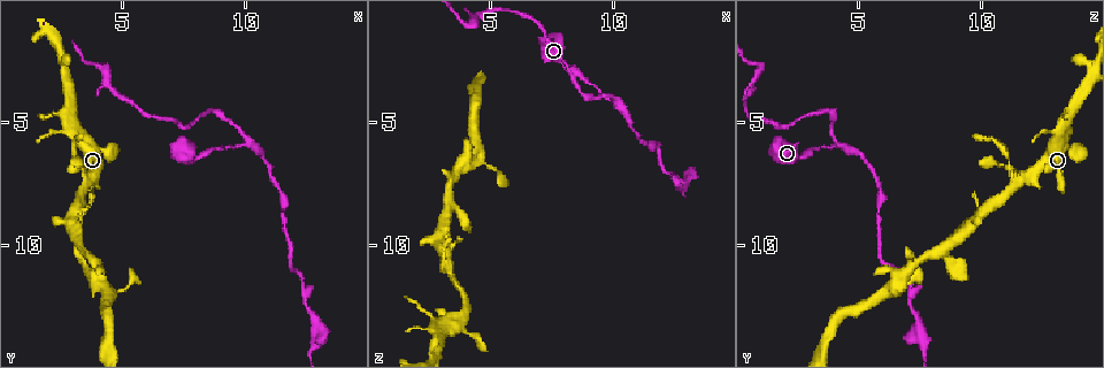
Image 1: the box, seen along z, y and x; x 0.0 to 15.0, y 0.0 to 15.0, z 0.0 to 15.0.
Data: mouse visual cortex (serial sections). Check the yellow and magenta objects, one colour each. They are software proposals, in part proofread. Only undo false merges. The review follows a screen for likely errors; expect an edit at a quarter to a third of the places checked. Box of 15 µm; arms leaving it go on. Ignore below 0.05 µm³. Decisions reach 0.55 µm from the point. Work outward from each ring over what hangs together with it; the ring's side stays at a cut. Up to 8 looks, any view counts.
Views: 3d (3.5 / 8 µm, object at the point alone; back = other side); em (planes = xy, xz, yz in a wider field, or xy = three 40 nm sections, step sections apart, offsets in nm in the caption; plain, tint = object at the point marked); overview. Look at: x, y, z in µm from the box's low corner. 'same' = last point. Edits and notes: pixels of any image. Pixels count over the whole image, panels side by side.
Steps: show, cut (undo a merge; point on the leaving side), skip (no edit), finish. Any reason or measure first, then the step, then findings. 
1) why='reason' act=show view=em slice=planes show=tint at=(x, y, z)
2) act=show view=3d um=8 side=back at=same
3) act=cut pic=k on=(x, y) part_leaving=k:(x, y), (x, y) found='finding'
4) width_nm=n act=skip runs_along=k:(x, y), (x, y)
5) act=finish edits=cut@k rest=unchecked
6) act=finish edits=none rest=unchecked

why='sudden change in width' act=show view=3d um=3.5 at=(3.5, 5.5, 13.3)

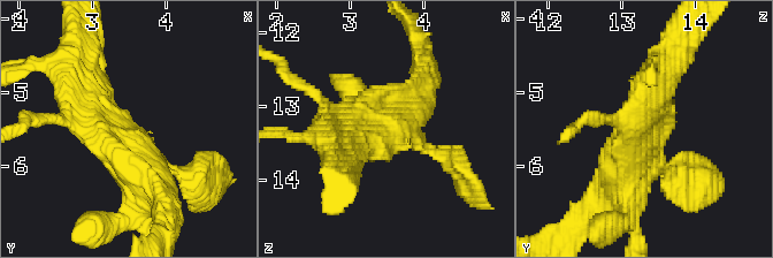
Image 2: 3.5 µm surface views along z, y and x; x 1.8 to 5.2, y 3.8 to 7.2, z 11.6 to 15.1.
act=show view=em slice=planes show=tint at=(3.50, 5.60, 13.35)

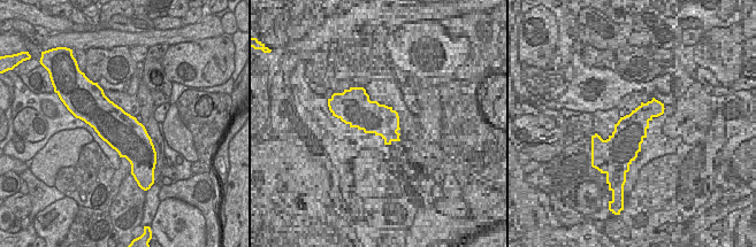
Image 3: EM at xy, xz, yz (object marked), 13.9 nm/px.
act=skip runs_along=2:(624, 196), (635, 150), (673, 121) found='all the same cell'

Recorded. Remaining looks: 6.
why='thin neck' act=show view=3d um=3.5 at=(3.4, 6.7, 11.2)

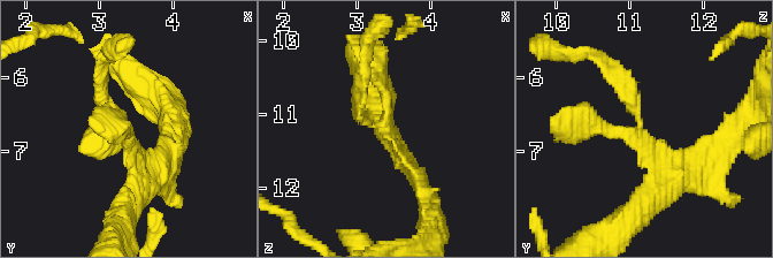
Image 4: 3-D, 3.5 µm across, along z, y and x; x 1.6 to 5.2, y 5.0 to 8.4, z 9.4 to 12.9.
arms=3 arm_widths_nm=200,250,250 act=show view=em slice=xy step=5 show=plain at=(3.30, 6.80, 11.15)

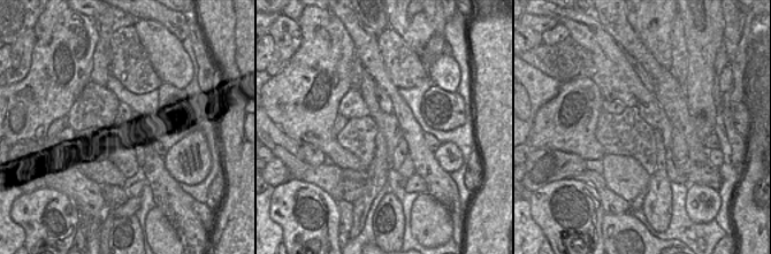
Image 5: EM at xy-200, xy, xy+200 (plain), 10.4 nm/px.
act=show view=em slice=xy step=5 show=tint at=same

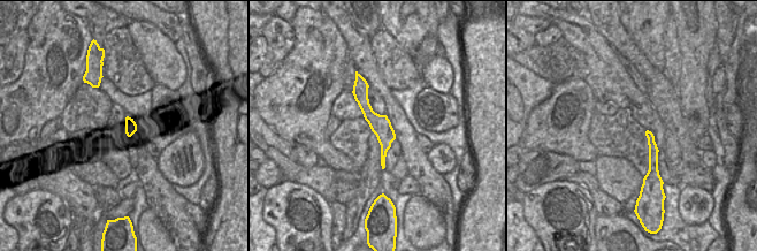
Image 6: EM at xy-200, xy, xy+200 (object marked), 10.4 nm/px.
width_nm=220 act=cut pic=4 on=(626, 84) part_leaving=4:(640, 121), (592, 51), (566, 51) found='two cells meet here'

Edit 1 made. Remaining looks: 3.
why='a fork' act=show view=3d um=8 at=(9.9, 6.0, 4.0)

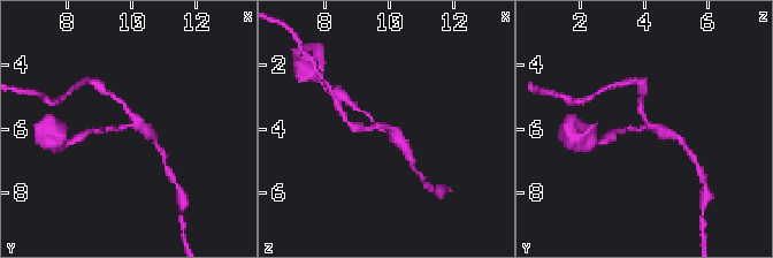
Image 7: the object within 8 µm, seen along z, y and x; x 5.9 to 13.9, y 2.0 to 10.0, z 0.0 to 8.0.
why='need the tissue' act=show view=em slice=xy step=2 show=tint at=(10.0, 5.9, 4.2)

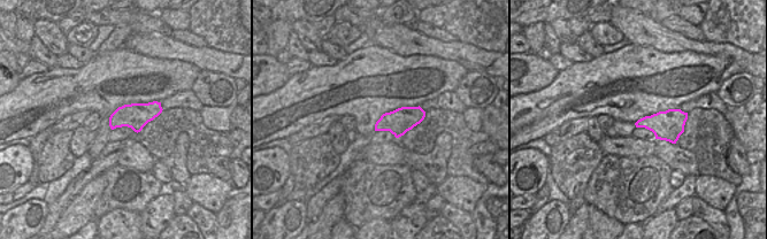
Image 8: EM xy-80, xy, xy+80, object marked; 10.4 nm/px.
width_nm=260 act=skip runs_along=7:(361, 111), (404, 144), (408, 153) found='one cell here'

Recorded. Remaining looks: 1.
act=finish edits=cut@4 rest=unchecked

